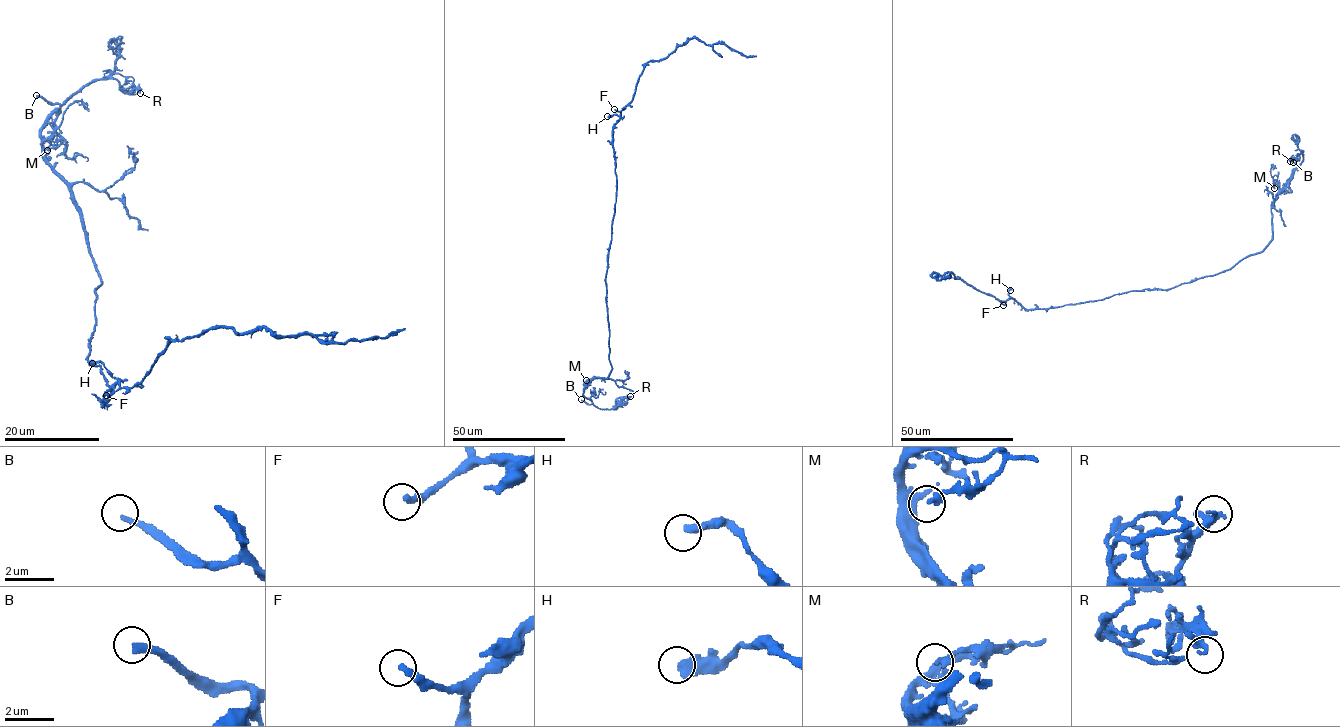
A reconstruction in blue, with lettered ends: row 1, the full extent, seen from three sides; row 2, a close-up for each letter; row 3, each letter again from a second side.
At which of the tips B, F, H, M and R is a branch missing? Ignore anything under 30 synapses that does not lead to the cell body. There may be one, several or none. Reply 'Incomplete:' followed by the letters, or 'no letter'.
Incomplete: B

